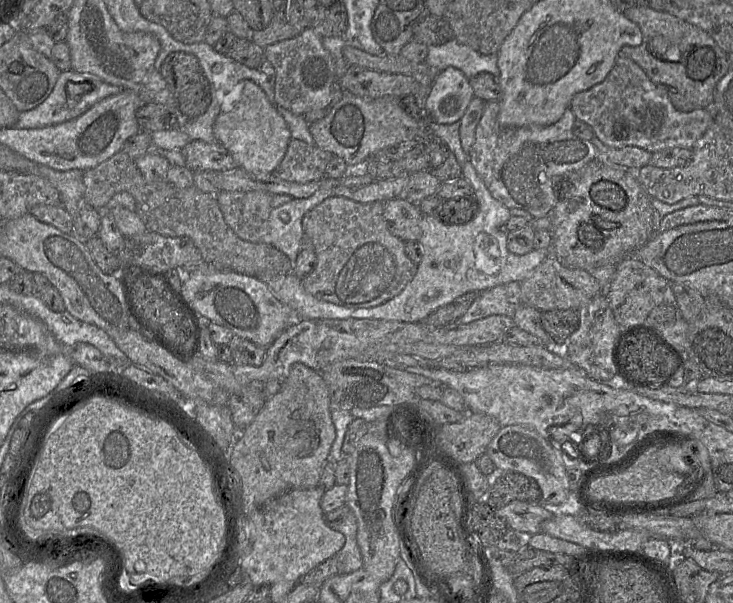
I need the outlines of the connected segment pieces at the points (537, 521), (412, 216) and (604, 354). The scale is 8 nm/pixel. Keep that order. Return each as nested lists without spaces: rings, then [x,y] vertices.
[[[513,500],[498,509],[498,516],[505,519],[508,529],[531,535],[542,531],[542,523],[554,515],[540,503]]]
[[[403,197],[386,200],[383,202],[383,216],[394,236],[404,242],[420,239],[423,214],[418,204],[413,204]]]
[[[603,294],[595,296],[578,310],[578,328],[566,341],[566,356],[593,380],[604,382],[616,376],[614,355],[621,339],[621,328],[615,321],[607,298]]]

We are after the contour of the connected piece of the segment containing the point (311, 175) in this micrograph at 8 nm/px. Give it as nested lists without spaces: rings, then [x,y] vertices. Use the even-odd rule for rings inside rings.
[[[291,139],[284,158],[272,174],[283,181],[298,184],[318,181],[324,178],[326,166],[333,156],[316,146]]]

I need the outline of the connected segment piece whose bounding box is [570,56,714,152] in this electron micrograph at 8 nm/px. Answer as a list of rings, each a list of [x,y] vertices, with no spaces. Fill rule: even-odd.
[[[618,56],[607,77],[588,90],[576,93],[570,103],[576,119],[587,123],[606,146],[634,146],[648,152],[670,148],[692,149],[711,125],[711,109],[678,111],[667,92],[657,87],[645,71],[629,58]]]

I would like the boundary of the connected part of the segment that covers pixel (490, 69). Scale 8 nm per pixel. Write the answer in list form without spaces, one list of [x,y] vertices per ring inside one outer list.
[[[455,38],[441,45],[428,46],[426,63],[437,71],[454,67],[470,80],[479,73],[490,73],[499,79],[497,54],[481,54]]]

